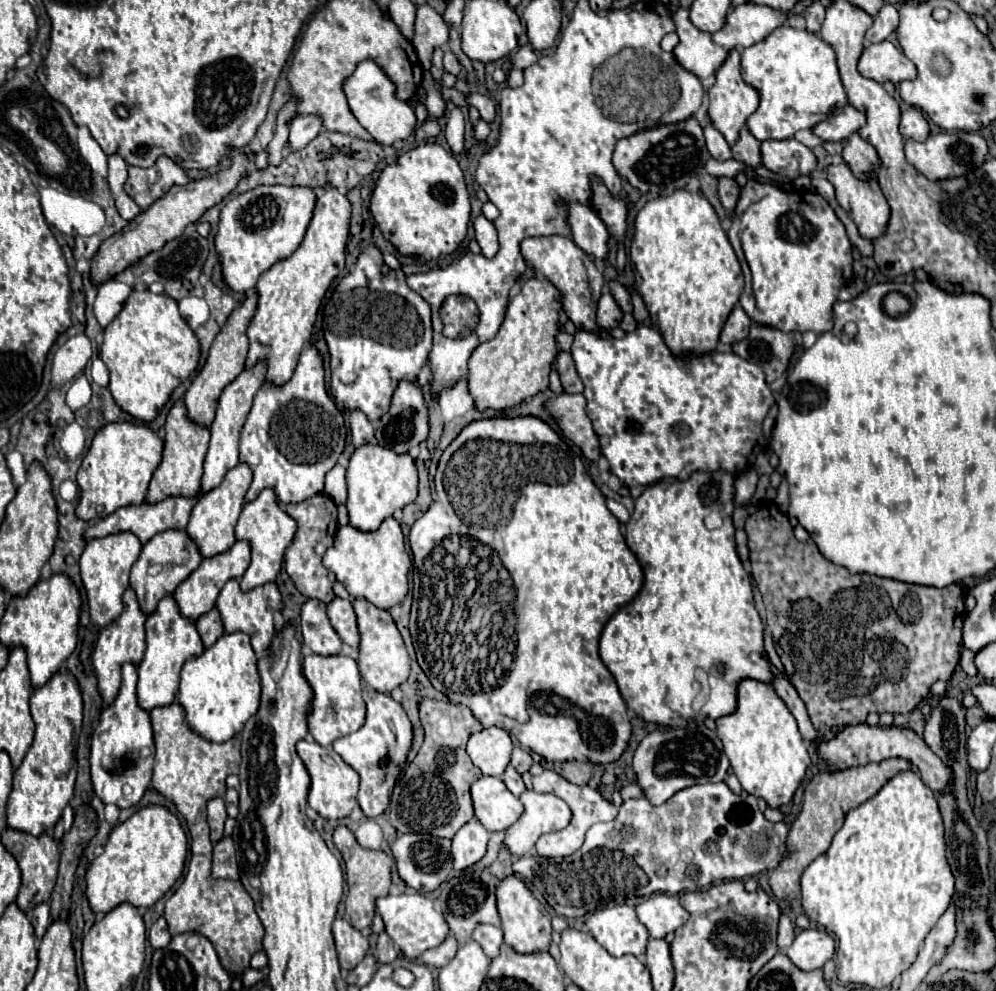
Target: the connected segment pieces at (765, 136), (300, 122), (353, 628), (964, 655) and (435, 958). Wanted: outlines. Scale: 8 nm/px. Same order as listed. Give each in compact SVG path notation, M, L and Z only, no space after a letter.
M780 25L768 37L742 51L742 77L760 91L760 107L748 119L748 129L758 141L790 139L796 131L814 127L832 109L848 103L834 49L818 35L790 25Z
M318 115L296 117L290 125L290 137L288 137L290 151L304 149L304 145L308 145L318 135L320 129L322 129L322 121L320 121Z
M334 597L330 601L330 605L326 605L328 609L328 619L332 623L332 627L336 629L336 633L340 635L340 639L350 645L352 649L358 649L360 643L360 635L358 635L358 625L356 625L356 613L354 607L348 599L340 599Z
M966 648L961 650L959 665L966 675L970 675L970 677L976 677L978 675L978 669L974 665L974 653L972 651L968 651Z
M448 937L442 945L434 947L434 949L428 949L422 953L422 963L424 965L432 965L432 967L444 967L448 965L448 961L452 961L452 957L456 955L456 949L458 949L458 943L454 937Z

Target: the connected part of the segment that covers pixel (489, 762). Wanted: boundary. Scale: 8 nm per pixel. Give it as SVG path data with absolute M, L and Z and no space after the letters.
M488 727L480 733L474 733L466 747L472 763L484 773L484 775L496 775L500 777L510 763L512 755L512 739L508 731L500 727Z

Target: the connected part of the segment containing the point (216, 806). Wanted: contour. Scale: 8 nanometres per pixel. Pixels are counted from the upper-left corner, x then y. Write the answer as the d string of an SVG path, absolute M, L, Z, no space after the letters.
M214 797L212 801L208 801L208 825L210 825L210 837L212 841L220 841L222 831L224 831L224 821L226 821L226 807L224 807L224 799Z

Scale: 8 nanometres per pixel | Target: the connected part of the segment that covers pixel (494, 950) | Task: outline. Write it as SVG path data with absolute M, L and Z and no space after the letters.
M478 925L474 929L474 941L480 943L480 947L484 949L484 953L488 957L496 957L500 953L500 945L504 941L504 933L500 927L494 925Z

